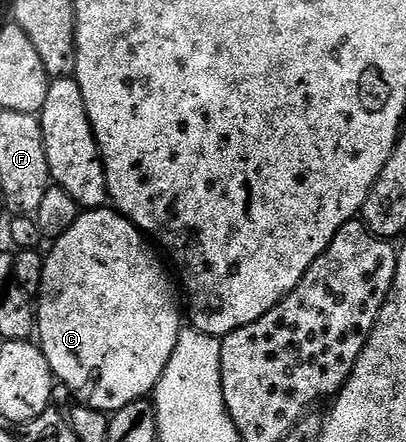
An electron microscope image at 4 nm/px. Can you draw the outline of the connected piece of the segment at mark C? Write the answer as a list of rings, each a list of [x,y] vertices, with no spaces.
[[[115,209],[85,210],[78,217],[78,221],[74,221],[74,225],[70,225],[70,229],[65,235],[59,235],[51,246],[52,252],[47,252],[44,260],[44,276],[40,282],[40,290],[38,292],[40,305],[38,303],[35,308],[35,326],[38,328],[38,345],[44,350],[44,356],[50,365],[53,376],[59,382],[61,379],[72,390],[72,395],[76,398],[75,402],[77,404],[89,407],[95,411],[115,413],[134,401],[151,396],[155,392],[158,381],[174,353],[174,345],[178,345],[178,337],[182,330],[182,322],[180,323],[180,315],[182,319],[182,303],[181,300],[180,303],[176,300],[176,291],[172,288],[172,283],[168,280],[167,273],[164,272],[165,260],[163,258],[160,260],[156,256],[157,248],[149,242],[144,232]]]

